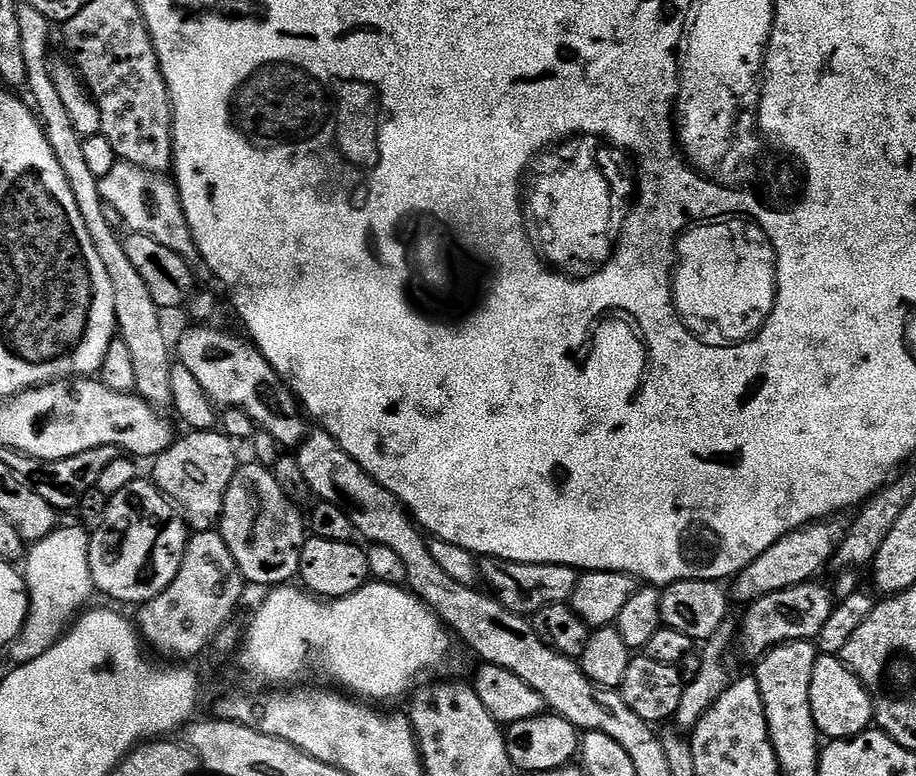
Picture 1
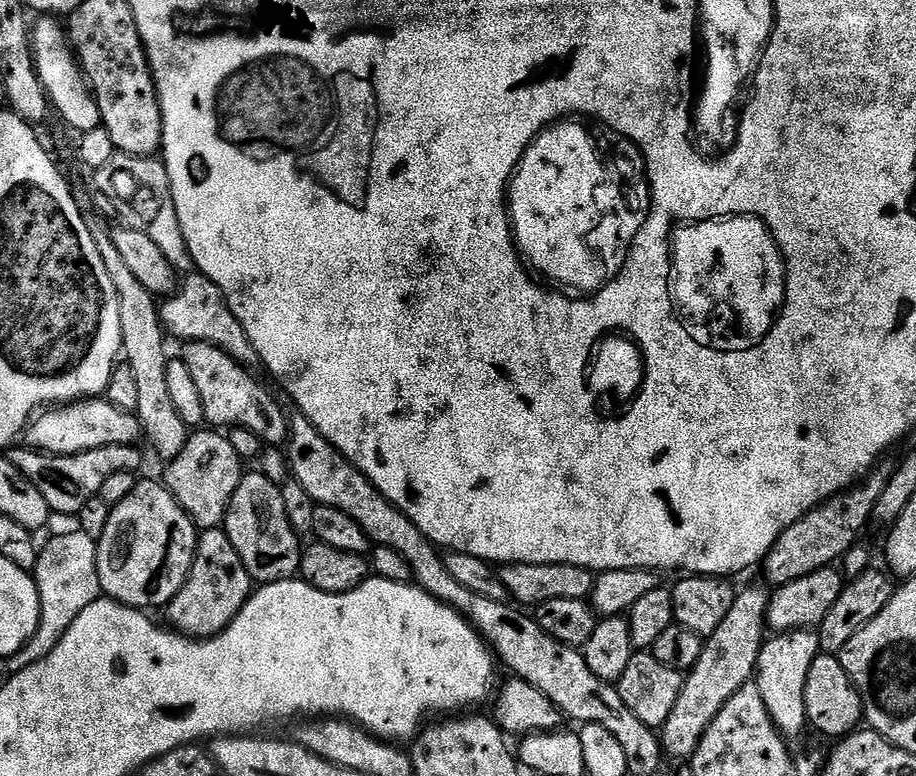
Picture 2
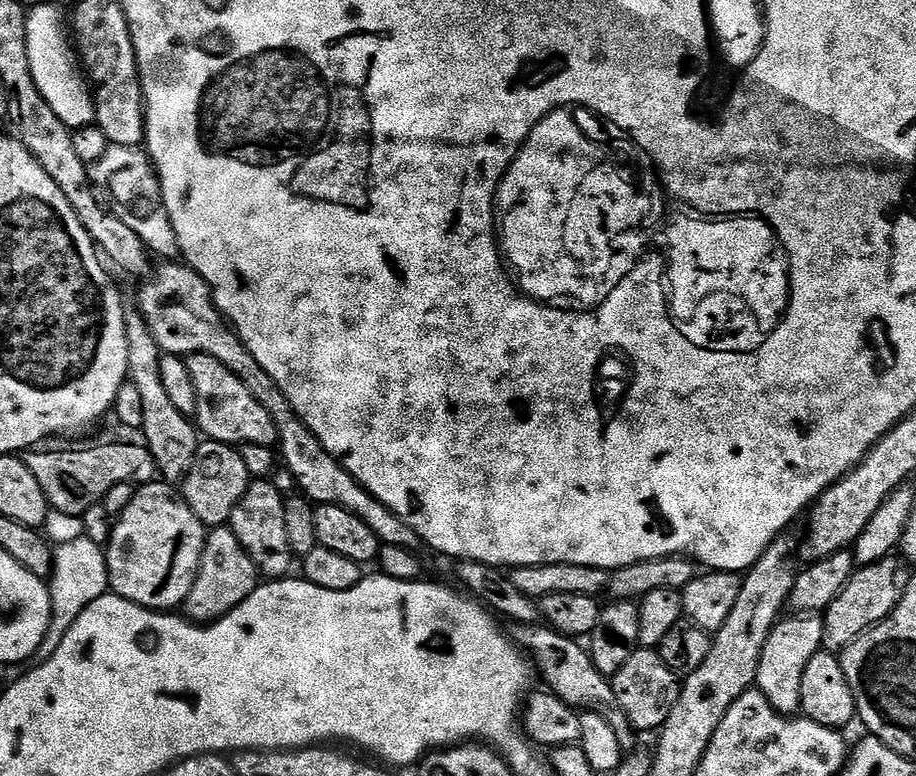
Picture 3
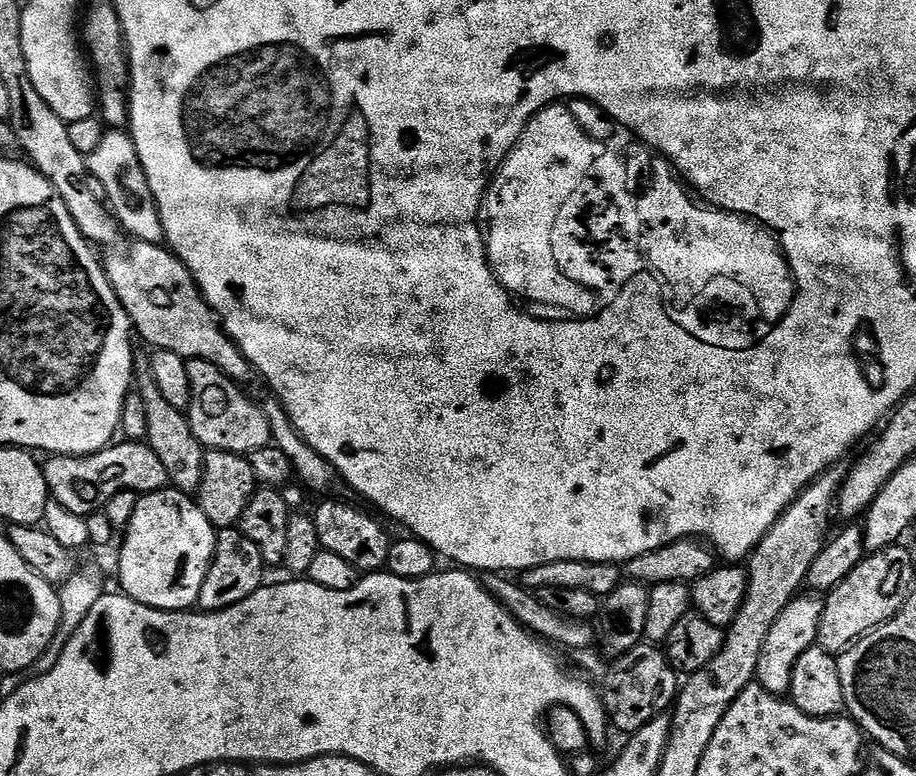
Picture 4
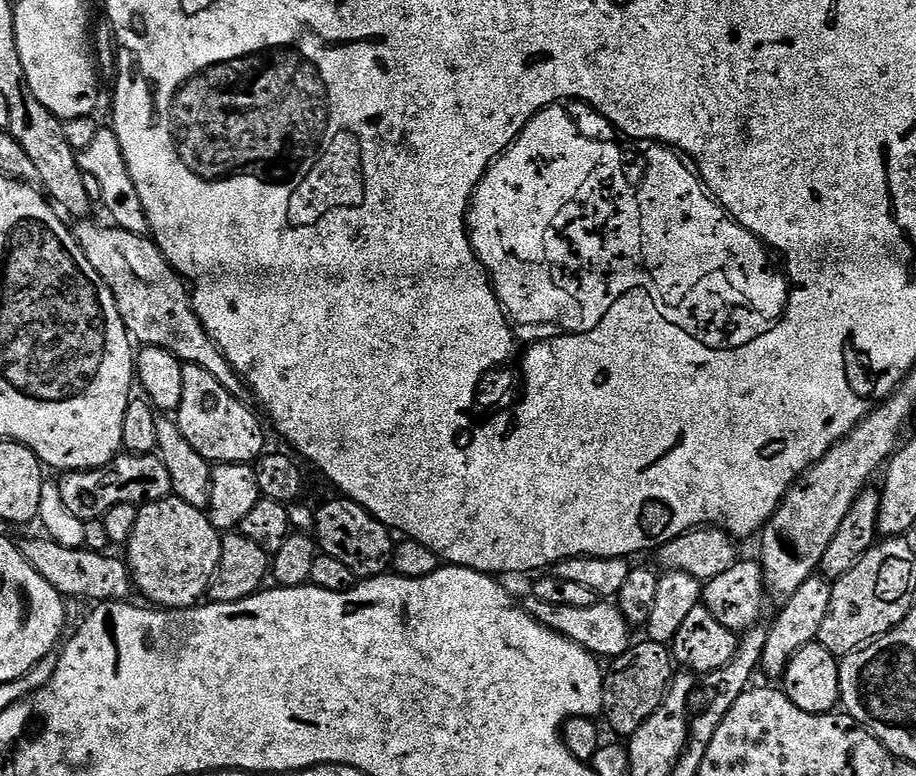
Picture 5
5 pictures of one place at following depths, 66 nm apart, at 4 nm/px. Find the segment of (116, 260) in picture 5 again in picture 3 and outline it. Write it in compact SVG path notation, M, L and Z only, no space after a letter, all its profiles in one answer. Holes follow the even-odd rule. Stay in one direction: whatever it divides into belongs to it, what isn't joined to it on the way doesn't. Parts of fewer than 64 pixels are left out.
M168 262L164 269L151 278L145 279L140 288L138 307L144 320L150 326L150 334L158 342L161 353L170 356L187 358L194 354L210 354L210 358L218 358L222 366L226 366L266 406L270 418L274 418L276 438L278 441L278 456L288 467L292 480L299 491L312 501L313 505L333 504L350 510L350 514L358 514L374 534L378 534L381 544L393 544L413 550L421 547L422 541L402 518L398 518L374 494L370 494L342 465L337 462L318 442L316 435L298 418L298 414L290 406L286 394L278 390L274 378L258 366L254 354L242 343L231 324L221 316L212 300L212 289L193 270L180 262ZM153 279L153 280L152 280Z

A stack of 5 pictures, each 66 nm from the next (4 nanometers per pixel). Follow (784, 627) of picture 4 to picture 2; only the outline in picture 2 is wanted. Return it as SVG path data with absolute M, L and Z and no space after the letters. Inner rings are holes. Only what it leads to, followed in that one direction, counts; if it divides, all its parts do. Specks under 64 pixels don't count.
M816 630L782 632L765 639L764 645L760 647L760 656L756 659L754 683L762 694L762 702L774 726L785 738L800 736L804 728L809 727L804 697L806 674L810 674L810 666L818 655L821 655L820 633Z

